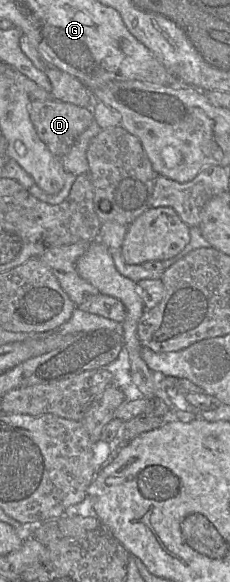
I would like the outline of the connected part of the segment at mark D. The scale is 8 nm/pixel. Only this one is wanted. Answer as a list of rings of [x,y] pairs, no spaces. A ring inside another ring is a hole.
[[[54,99],[31,100],[29,113],[39,138],[58,157],[67,154],[81,134],[94,122],[90,107]]]

